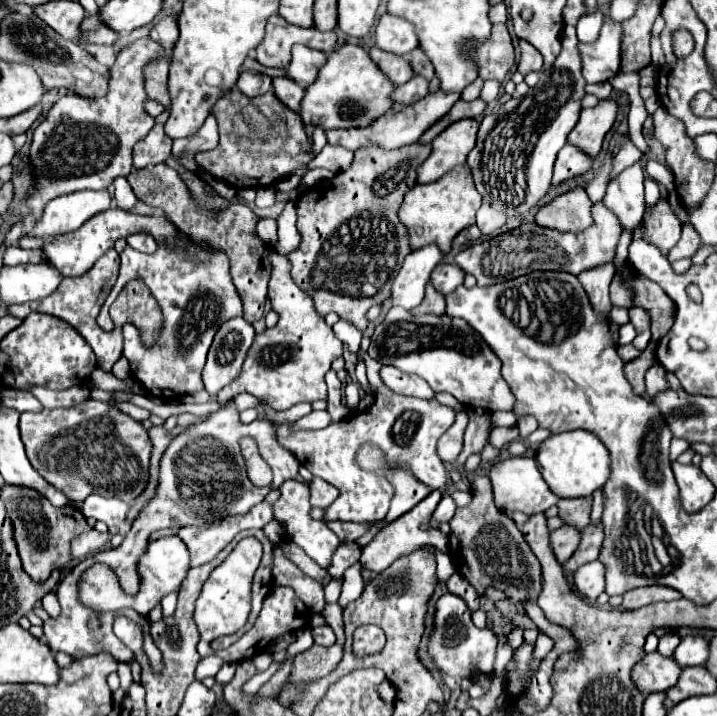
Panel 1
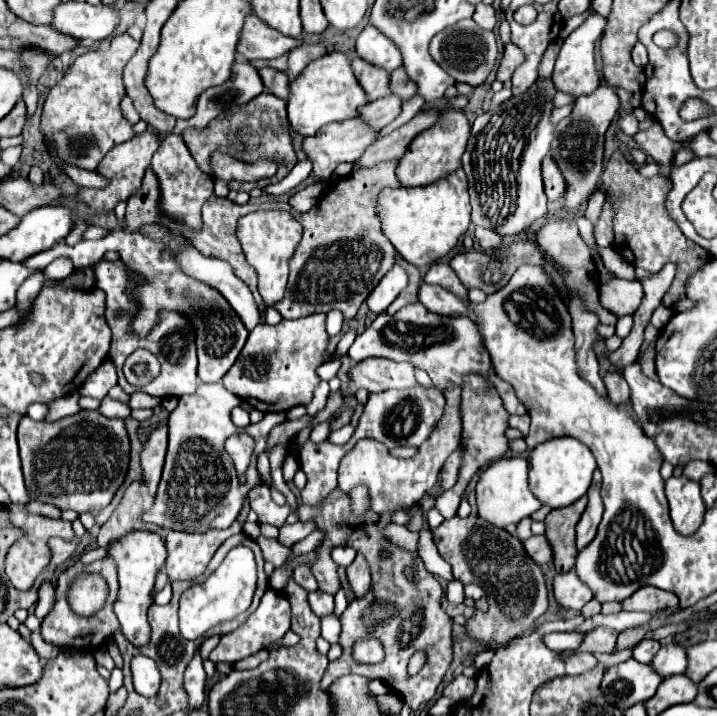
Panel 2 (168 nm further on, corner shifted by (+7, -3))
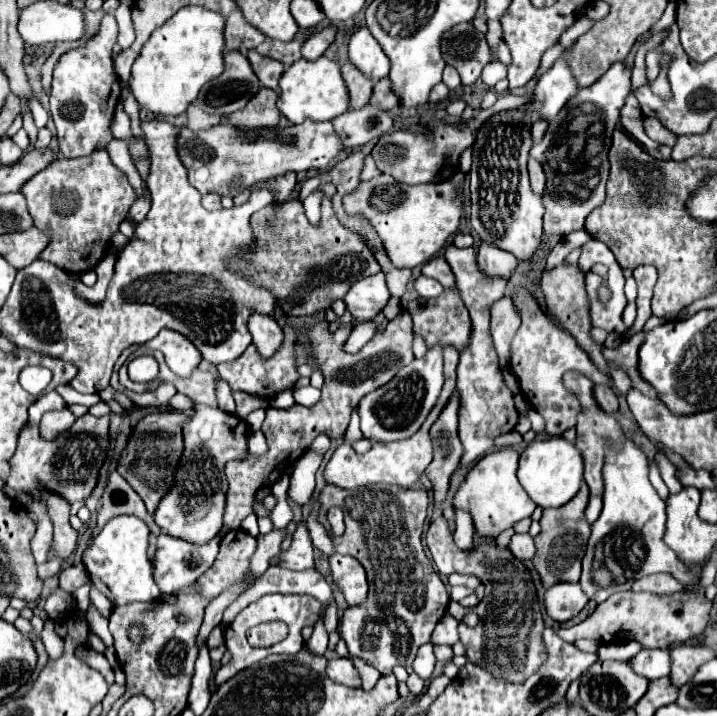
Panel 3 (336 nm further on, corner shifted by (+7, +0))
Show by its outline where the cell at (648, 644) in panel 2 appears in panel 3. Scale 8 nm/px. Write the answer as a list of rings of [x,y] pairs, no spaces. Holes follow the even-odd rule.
[[[616,642],[616,644],[604,644],[598,650],[598,656],[602,660],[630,660],[632,656],[636,656],[636,652],[640,652],[642,648],[638,646],[638,642]]]

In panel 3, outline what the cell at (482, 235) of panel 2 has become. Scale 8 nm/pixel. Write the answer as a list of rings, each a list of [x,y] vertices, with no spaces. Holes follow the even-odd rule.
[[[480,242],[480,246],[478,246],[478,266],[486,276],[510,278],[516,264],[518,262],[516,262],[514,254],[508,254],[504,250],[496,248],[494,244]]]

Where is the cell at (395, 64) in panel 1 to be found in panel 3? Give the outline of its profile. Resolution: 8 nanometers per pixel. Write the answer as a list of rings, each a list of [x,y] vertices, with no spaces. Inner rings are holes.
[[[350,62],[342,66],[342,76],[350,90],[350,108],[366,106],[370,102],[374,82],[370,78],[364,78],[364,74],[360,74],[360,70],[356,70],[356,66],[352,66]]]

